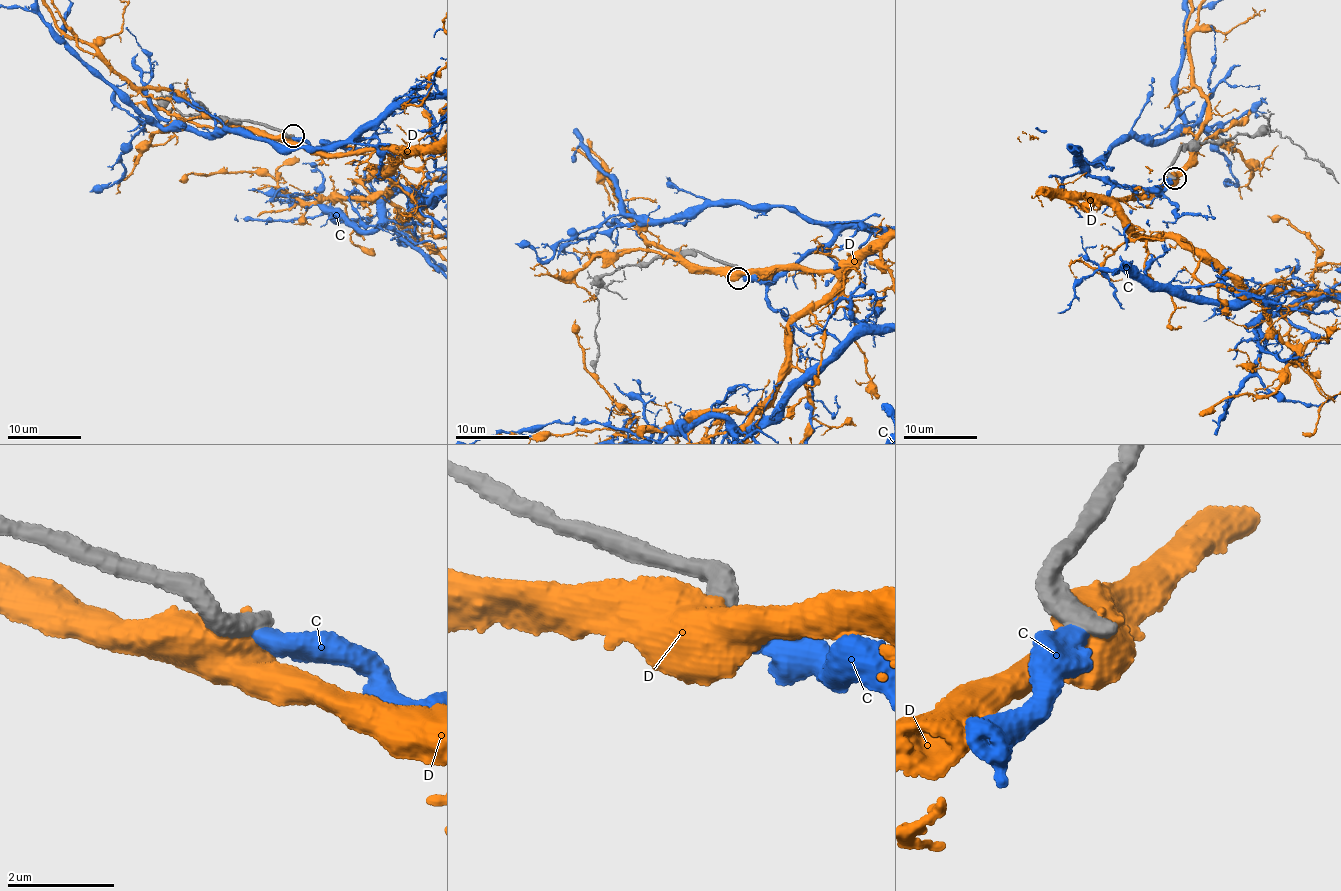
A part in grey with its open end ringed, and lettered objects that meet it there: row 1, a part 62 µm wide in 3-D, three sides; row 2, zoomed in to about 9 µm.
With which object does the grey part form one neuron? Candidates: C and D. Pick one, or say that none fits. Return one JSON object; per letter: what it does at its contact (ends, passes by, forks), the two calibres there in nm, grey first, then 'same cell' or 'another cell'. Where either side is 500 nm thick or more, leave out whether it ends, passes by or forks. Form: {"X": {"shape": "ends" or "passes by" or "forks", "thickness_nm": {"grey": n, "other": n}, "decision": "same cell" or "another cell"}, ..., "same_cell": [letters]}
{"C": {"shape": "ends", "thickness_nm": {"grey": 480, "other": 400}, "decision": "another cell"}, "D": {"thickness_nm": {"grey": 550, "other": 800}, "decision": "another cell"}, "same_cell": []}

